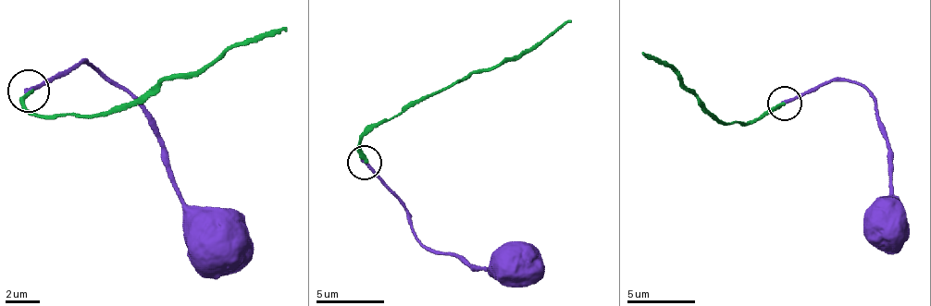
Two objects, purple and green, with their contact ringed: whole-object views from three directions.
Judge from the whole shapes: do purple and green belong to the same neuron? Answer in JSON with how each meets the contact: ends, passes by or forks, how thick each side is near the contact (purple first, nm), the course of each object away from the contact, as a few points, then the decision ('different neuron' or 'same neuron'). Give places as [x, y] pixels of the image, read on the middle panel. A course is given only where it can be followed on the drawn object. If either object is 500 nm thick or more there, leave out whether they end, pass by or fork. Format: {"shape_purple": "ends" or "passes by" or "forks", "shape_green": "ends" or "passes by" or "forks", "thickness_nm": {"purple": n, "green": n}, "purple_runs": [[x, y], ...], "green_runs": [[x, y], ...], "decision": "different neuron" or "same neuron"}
{"shape_purple": "ends", "shape_green": "ends", "thickness_nm": {"purple": 260, "green": 260}, "purple_runs": [[363, 164], [403, 207], [411, 231], [438, 251], [458, 255], [468, 265], [485, 268], [515, 282], [526, 272]], "green_runs": [[366, 164], [360, 142], [370, 132], [424, 99], [482, 68], [513, 61], [526, 48], [570, 20]], "decision": "different neuron"}

